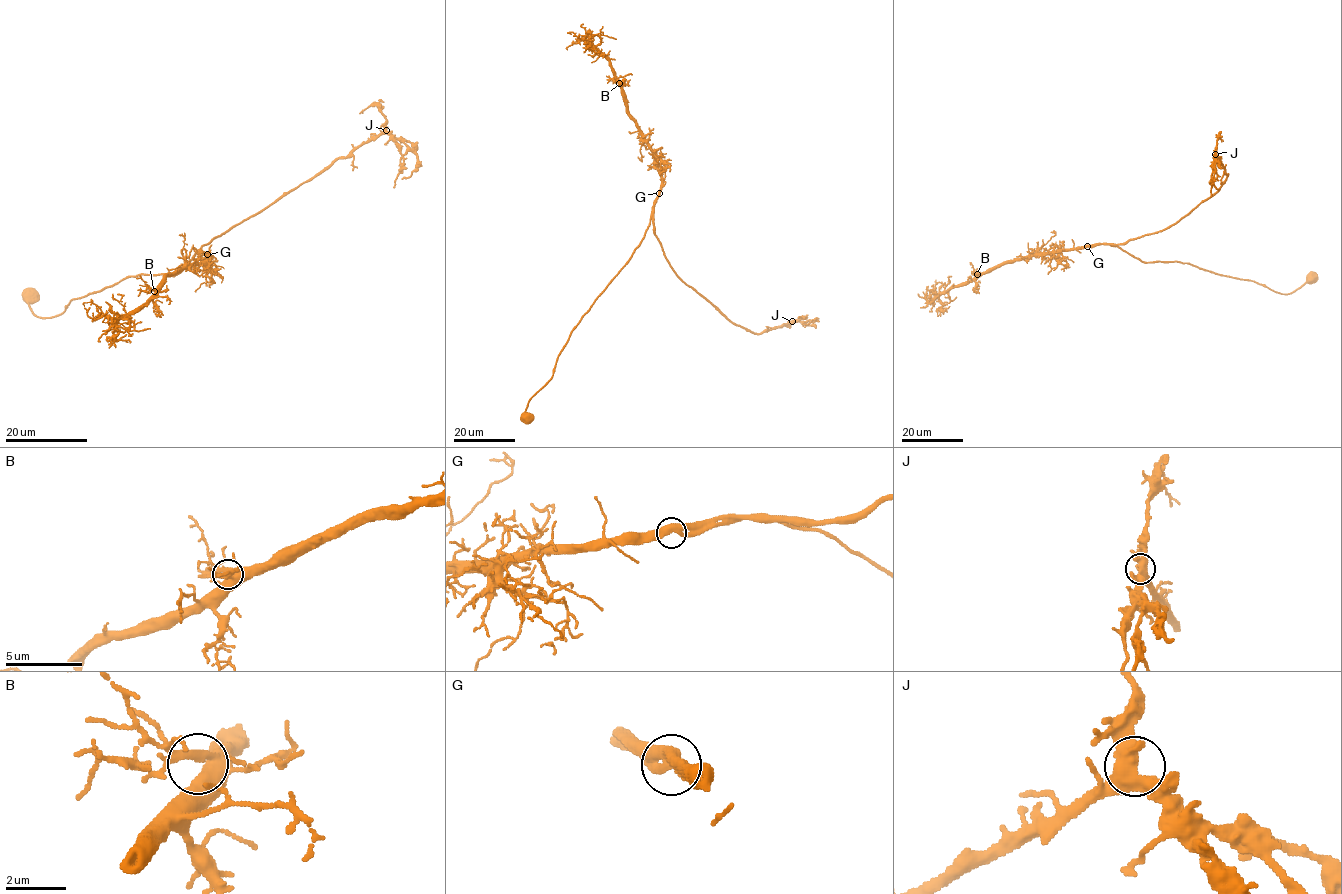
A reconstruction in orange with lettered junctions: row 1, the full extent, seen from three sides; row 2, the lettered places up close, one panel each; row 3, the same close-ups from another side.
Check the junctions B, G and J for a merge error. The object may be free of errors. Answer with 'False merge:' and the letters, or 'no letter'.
False merge: no letter

